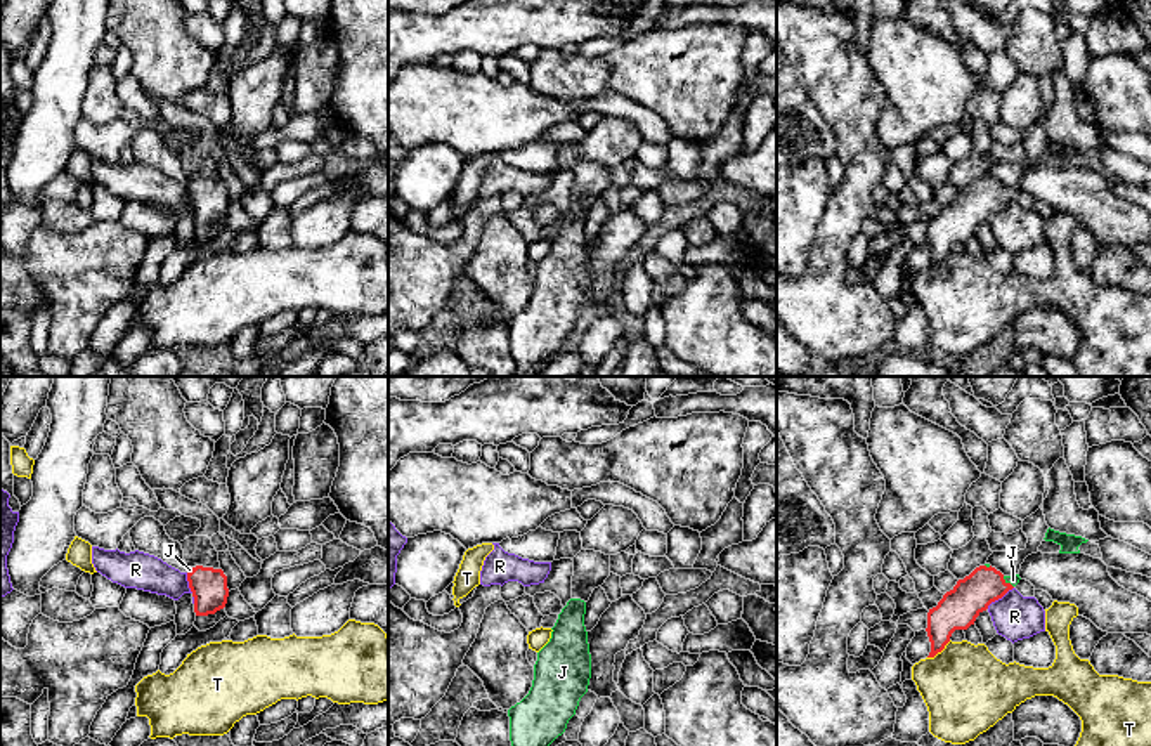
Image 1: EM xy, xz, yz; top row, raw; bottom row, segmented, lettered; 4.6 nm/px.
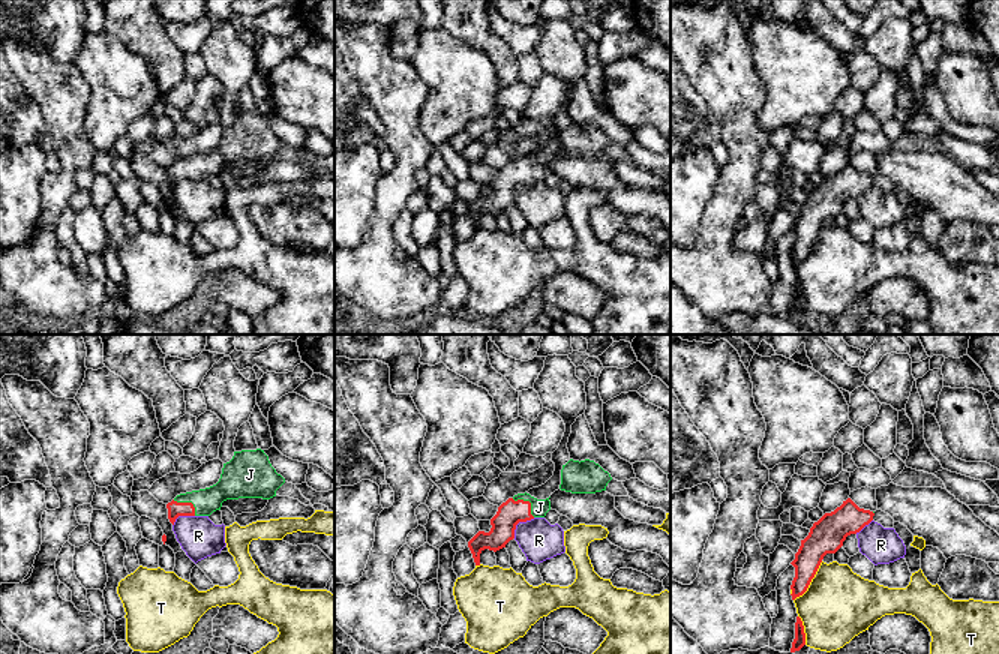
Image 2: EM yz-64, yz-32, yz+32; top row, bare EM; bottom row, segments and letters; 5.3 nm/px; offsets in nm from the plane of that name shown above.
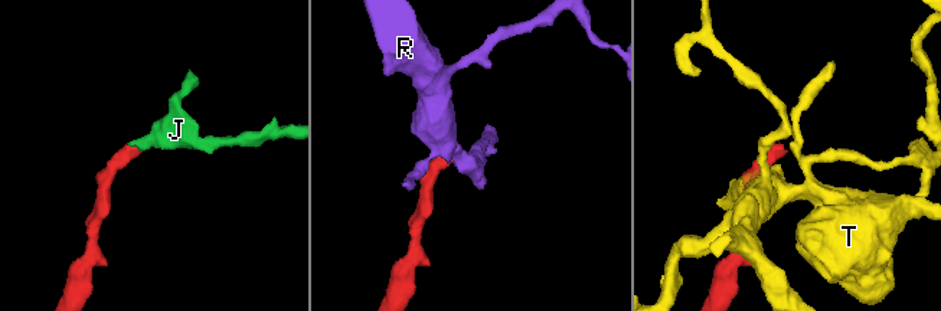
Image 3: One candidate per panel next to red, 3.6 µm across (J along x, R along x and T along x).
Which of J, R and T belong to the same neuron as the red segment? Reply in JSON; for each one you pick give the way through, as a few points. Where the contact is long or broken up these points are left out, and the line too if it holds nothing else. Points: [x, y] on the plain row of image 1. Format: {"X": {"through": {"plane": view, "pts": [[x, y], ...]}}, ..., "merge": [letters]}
{"J": {"through": {"plane": "yz", "pts": [[971, 207], [983, 196], [1007, 195], [1013, 191]]}}, "merge": ["J"]}

